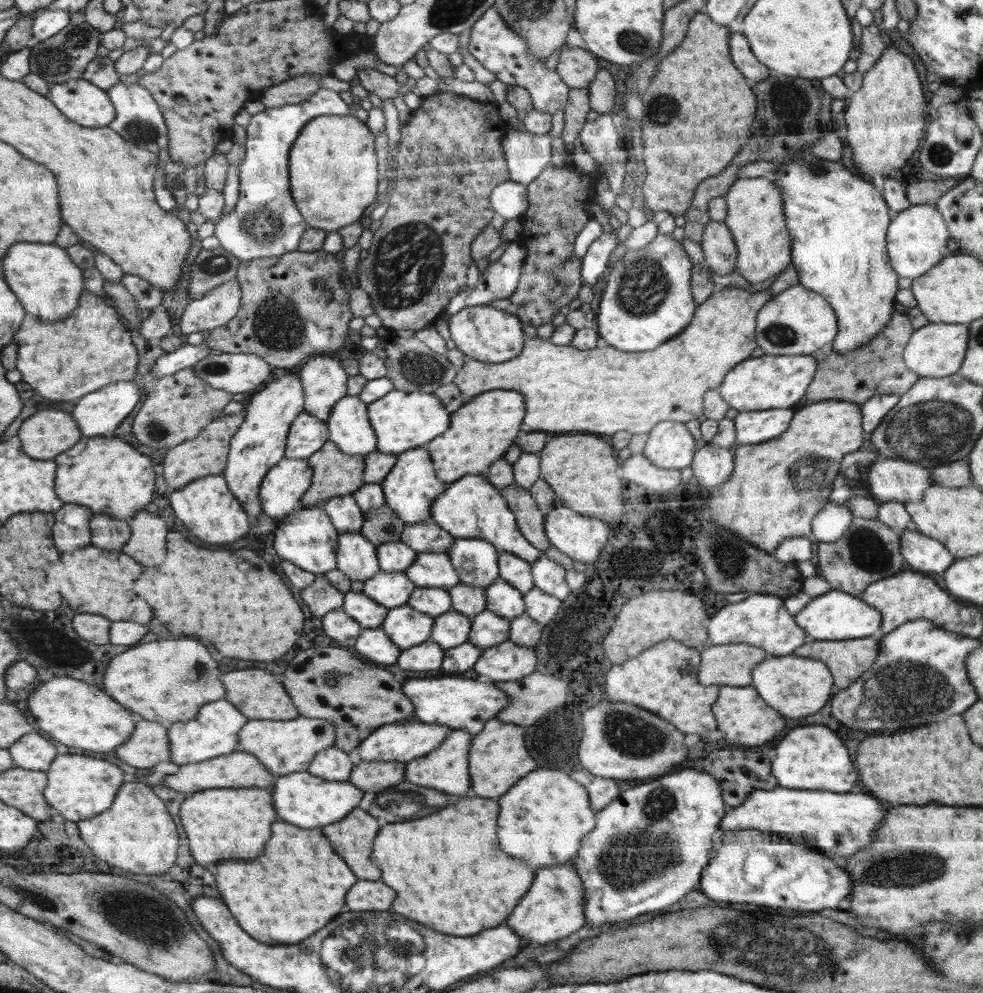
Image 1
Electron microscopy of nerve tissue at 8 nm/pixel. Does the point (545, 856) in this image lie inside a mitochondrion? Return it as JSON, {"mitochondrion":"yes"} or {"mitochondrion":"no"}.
{"mitochondrion":"no"}

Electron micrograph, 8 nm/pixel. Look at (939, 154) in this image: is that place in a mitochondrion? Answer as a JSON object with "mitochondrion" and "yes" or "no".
{"mitochondrion":"yes"}

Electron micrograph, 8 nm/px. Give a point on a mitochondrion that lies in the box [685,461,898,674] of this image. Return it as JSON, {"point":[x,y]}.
{"point":[867,550]}

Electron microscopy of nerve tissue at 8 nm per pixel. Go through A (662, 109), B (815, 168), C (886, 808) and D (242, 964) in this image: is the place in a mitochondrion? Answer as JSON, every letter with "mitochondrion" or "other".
{"A":"mitochondrion","B":"mitochondrion","C":"other","D":"other"}

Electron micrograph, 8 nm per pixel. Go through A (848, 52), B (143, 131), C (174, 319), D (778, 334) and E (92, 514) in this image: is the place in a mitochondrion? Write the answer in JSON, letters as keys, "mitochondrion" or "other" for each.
{"A":"other","B":"mitochondrion","C":"other","D":"mitochondrion","E":"other"}

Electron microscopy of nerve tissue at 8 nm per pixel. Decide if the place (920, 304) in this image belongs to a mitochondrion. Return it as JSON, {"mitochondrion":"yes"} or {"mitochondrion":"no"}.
{"mitochondrion":"no"}

